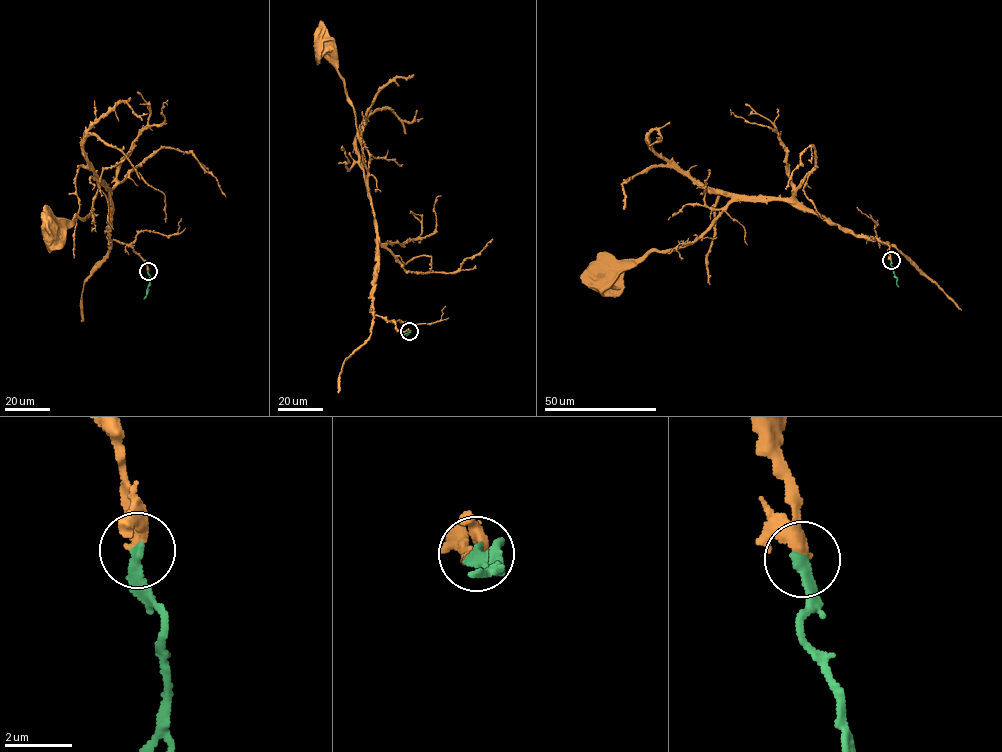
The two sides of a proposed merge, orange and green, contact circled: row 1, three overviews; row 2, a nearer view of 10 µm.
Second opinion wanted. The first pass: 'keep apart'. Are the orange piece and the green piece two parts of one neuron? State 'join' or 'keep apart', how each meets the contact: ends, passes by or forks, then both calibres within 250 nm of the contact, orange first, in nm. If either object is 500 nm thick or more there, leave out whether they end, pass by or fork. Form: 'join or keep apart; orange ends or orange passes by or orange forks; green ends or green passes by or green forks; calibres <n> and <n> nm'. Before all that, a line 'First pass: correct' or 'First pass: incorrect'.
First pass: incorrect
join; orange ends; green ends; calibres 360 and 320 nm

